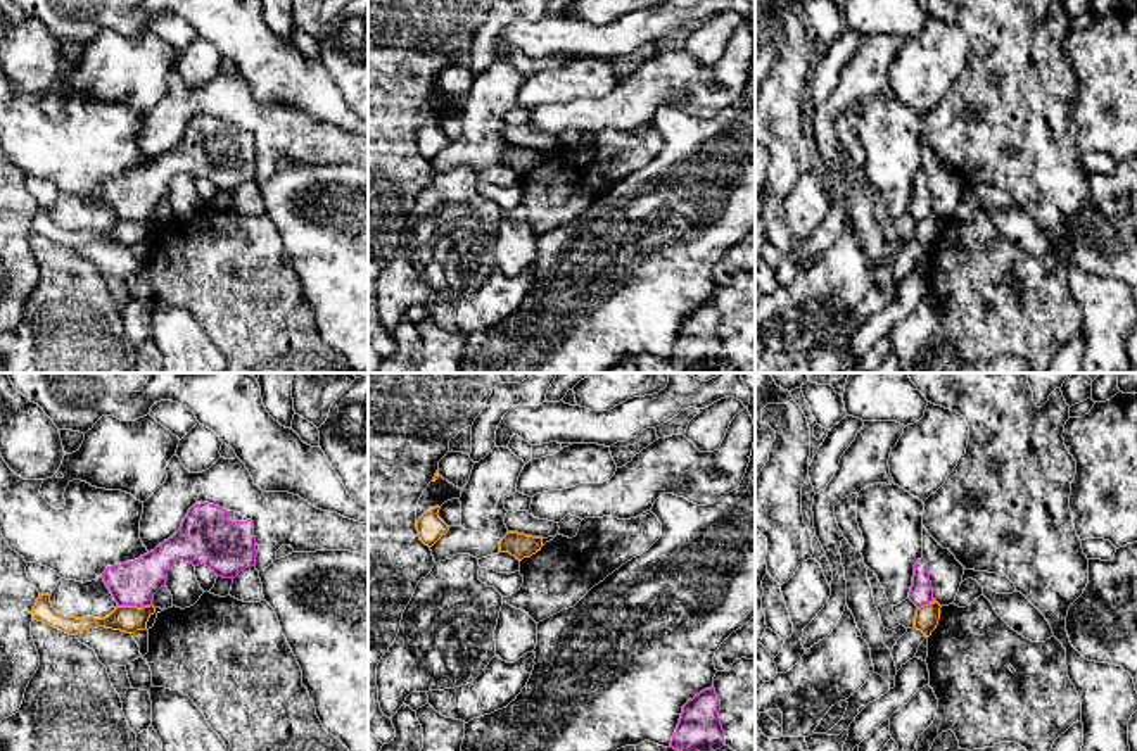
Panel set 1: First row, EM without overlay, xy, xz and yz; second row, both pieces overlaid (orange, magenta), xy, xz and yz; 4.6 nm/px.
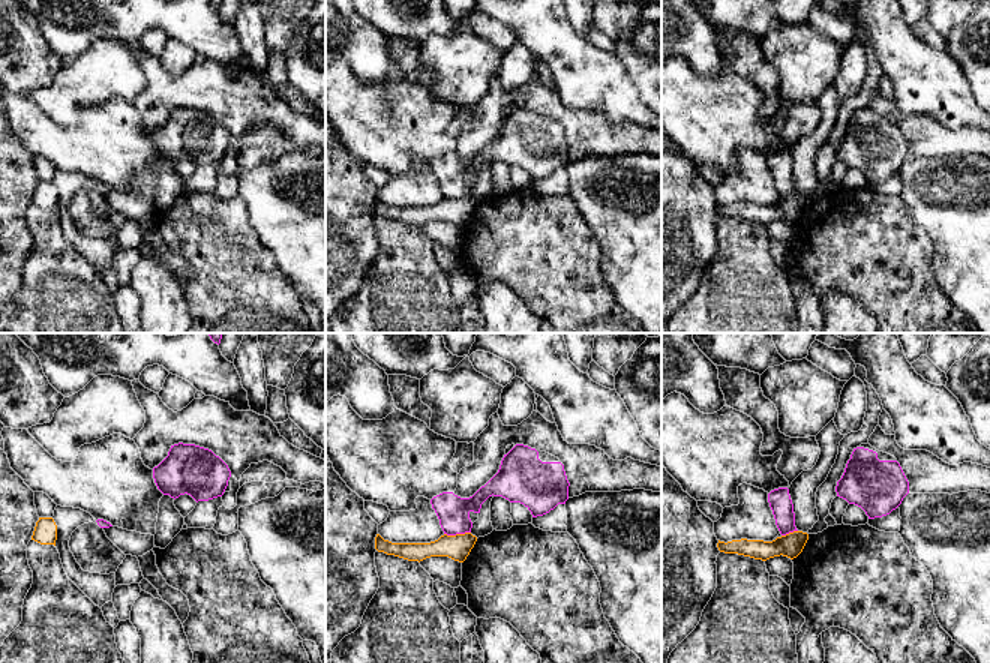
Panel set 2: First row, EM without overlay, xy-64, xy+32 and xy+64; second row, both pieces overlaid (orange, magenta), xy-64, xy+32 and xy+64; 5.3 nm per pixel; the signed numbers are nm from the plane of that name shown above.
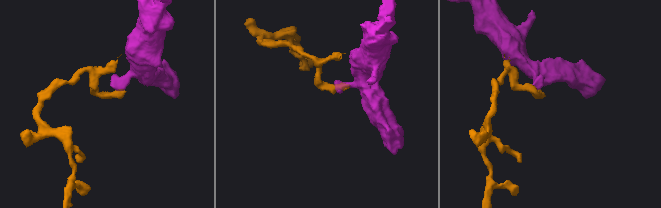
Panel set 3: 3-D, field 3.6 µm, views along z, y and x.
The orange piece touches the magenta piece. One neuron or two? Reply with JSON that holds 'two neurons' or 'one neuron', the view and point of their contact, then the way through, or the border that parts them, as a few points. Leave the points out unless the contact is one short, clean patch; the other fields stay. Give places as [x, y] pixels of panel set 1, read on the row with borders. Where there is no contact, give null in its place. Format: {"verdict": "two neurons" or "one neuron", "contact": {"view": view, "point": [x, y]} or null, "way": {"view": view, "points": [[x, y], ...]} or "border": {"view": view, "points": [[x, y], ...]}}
{"verdict": "two neurons", "contact": {"view": "xy", "point": [133, 606]}, "border": {"view": "xy", "points": [[151, 603], [118, 606]]}}

